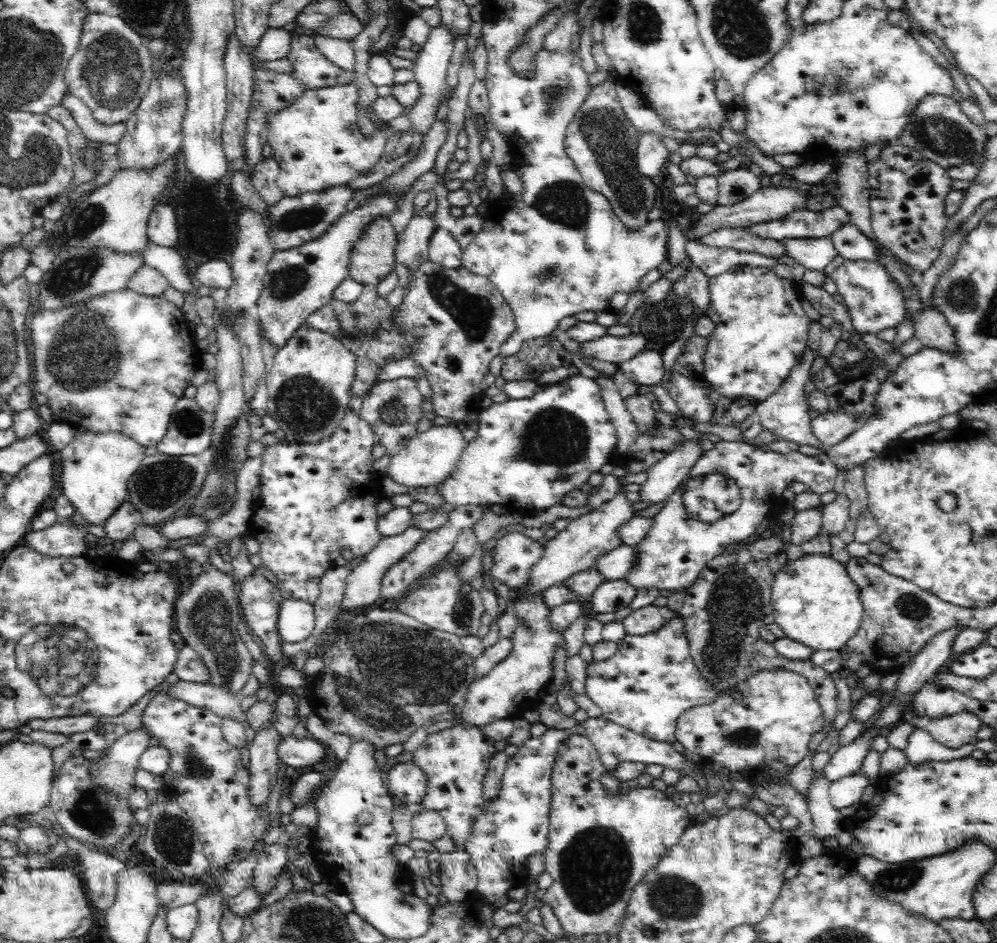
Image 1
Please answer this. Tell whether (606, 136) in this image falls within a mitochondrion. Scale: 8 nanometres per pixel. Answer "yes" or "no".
yes

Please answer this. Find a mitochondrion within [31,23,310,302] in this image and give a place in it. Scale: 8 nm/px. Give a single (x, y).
(112, 71)

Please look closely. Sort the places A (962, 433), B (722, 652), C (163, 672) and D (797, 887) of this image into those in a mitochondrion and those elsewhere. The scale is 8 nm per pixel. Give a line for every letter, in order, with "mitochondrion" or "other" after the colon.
A: other
B: mitochondrion
C: other
D: other

